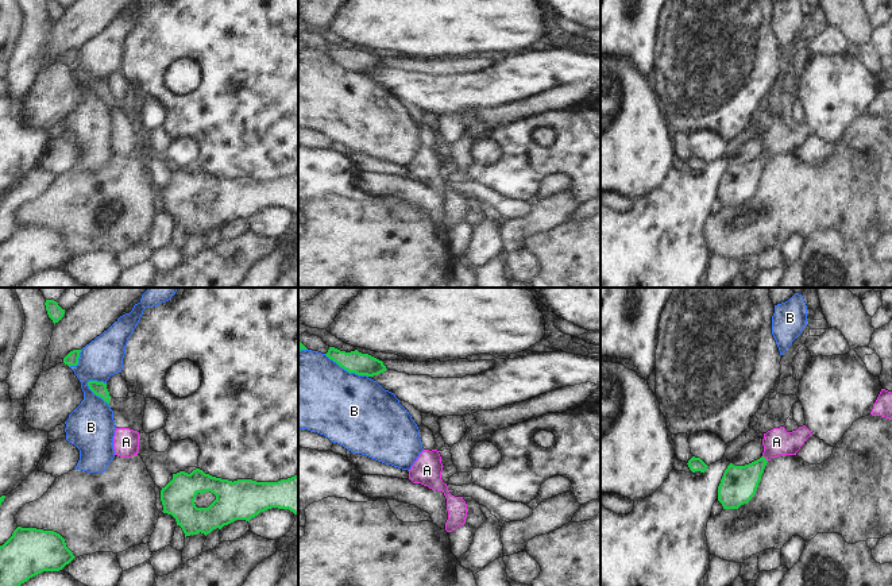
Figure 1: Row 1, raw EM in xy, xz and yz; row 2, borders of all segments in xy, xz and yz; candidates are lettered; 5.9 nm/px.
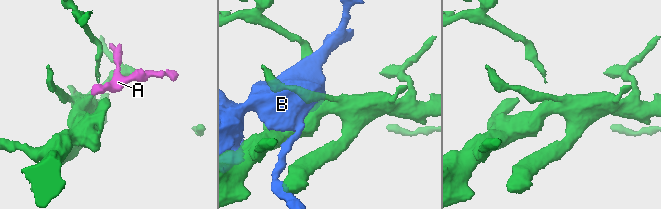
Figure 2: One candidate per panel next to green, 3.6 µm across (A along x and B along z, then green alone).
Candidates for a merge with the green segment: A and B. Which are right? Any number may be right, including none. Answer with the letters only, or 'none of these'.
A

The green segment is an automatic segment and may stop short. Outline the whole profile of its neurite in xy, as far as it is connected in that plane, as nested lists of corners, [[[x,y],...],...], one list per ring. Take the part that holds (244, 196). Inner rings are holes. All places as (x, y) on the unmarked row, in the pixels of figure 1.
[[[196,166],[190,171],[179,169],[161,188],[163,211],[171,212],[186,234],[221,227],[235,217],[250,217],[271,205],[289,207],[298,212],[298,171],[278,180],[256,180],[252,177],[228,178],[205,171]]]

